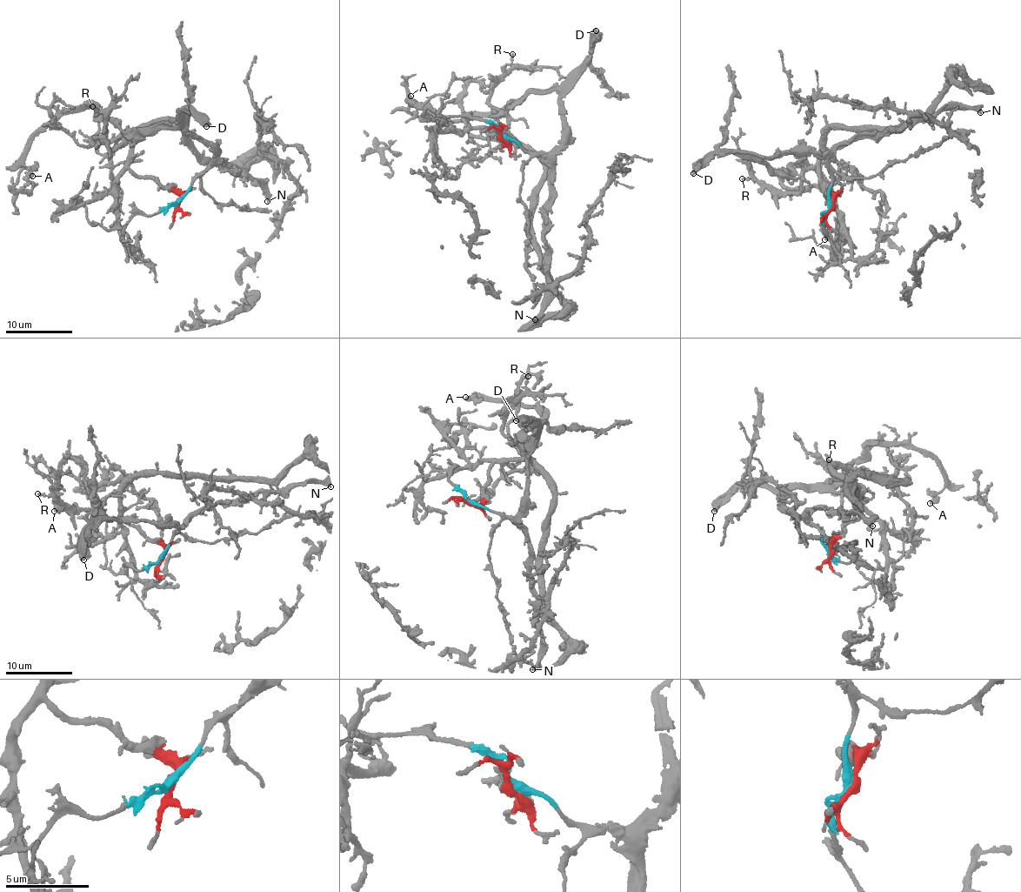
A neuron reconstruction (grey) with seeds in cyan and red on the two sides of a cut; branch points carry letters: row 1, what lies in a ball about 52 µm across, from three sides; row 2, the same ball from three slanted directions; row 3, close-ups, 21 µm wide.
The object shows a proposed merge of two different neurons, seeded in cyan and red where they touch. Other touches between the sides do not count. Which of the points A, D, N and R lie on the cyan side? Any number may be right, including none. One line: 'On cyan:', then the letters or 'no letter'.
On cyan: A, D, N

